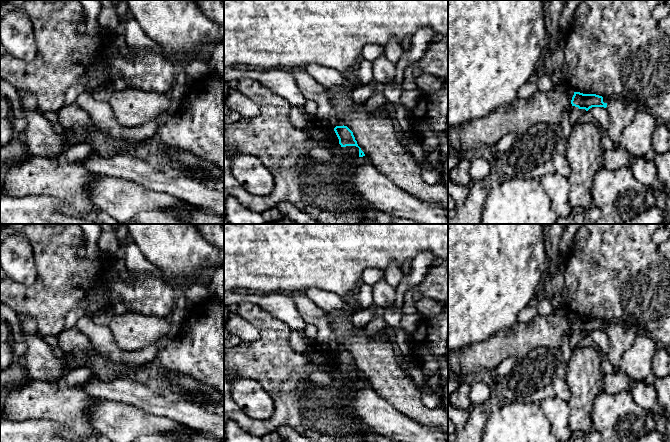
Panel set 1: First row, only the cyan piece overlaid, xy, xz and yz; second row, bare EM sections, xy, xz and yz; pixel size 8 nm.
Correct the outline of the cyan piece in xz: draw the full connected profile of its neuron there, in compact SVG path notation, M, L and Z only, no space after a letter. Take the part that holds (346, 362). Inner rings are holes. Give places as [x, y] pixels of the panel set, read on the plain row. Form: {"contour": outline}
{"contour": "M336 350L334 352L334 355L339 363L339 368L341 371L346 371L346 370L356 370L359 372L359 381L365 380L364 376L361 374L361 372L358 370L357 365L355 364L355 361L353 359L353 356L347 351L347 350Z"}

